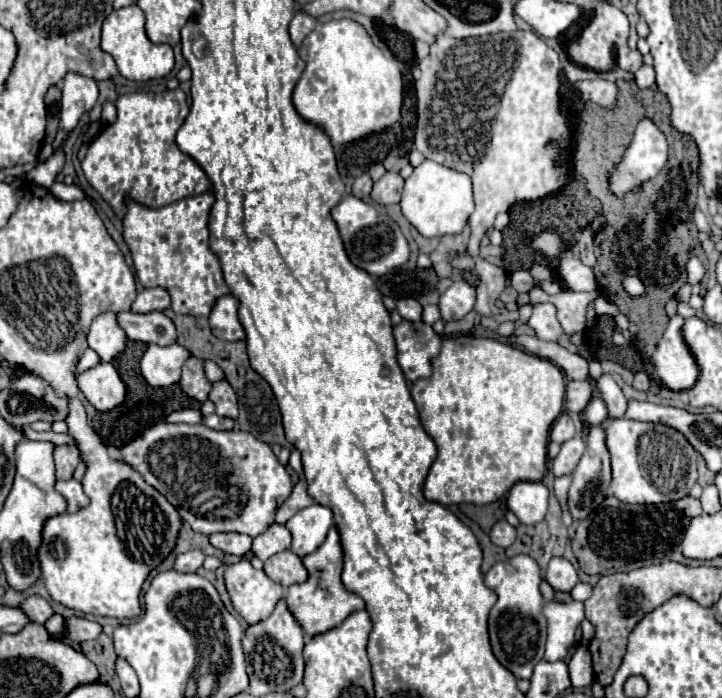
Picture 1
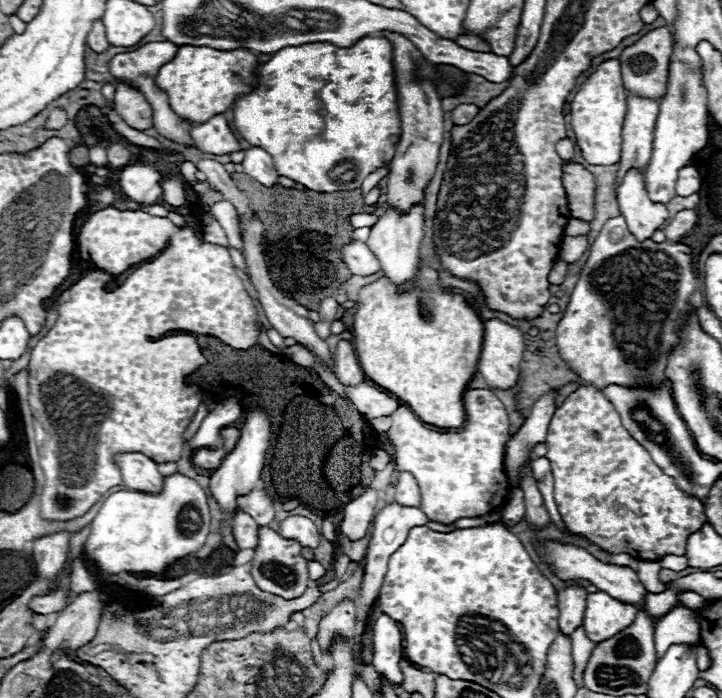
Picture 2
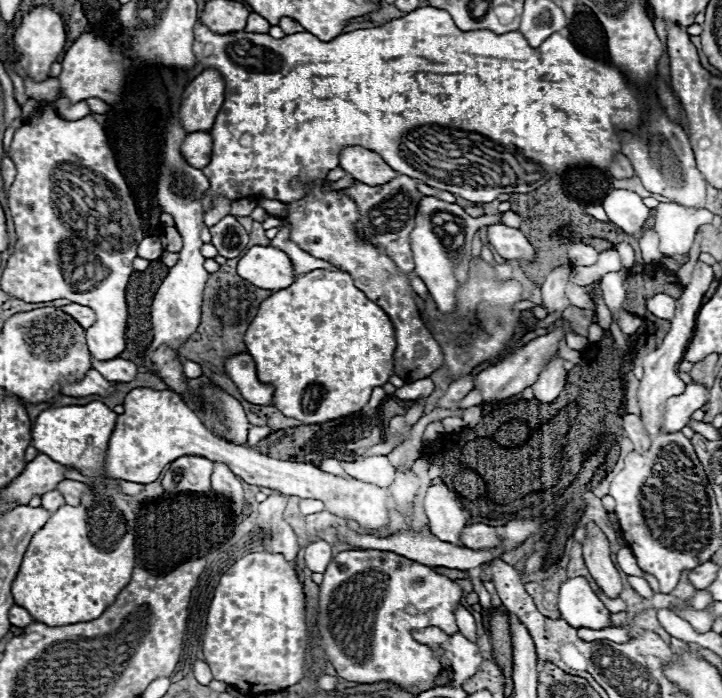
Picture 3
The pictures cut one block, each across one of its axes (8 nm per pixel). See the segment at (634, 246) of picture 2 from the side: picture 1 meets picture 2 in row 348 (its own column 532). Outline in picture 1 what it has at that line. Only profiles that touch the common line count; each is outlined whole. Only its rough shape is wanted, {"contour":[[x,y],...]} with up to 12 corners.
{"contour":[[518,554],[484,584],[498,594],[488,632],[496,660],[530,678],[544,656],[542,572]]}

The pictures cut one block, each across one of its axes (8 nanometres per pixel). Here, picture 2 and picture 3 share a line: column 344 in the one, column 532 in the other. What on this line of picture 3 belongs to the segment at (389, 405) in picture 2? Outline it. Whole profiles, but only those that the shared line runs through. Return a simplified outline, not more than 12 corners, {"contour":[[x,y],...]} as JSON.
{"contour":[[552,358],[532,386],[538,402],[552,402],[564,390],[562,358]]}

